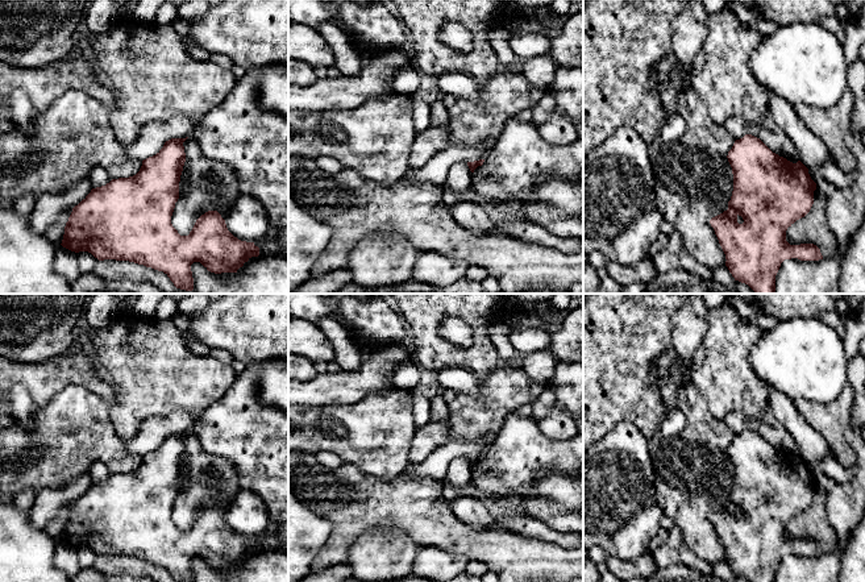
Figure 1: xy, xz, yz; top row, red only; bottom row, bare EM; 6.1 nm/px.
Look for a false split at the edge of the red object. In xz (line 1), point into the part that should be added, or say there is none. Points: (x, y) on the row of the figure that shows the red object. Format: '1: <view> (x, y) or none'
1: none

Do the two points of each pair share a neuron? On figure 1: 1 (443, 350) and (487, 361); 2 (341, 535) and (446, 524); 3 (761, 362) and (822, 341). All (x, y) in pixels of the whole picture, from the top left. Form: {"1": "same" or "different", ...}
{"1": "same", "2": "same", "3": "same"}

